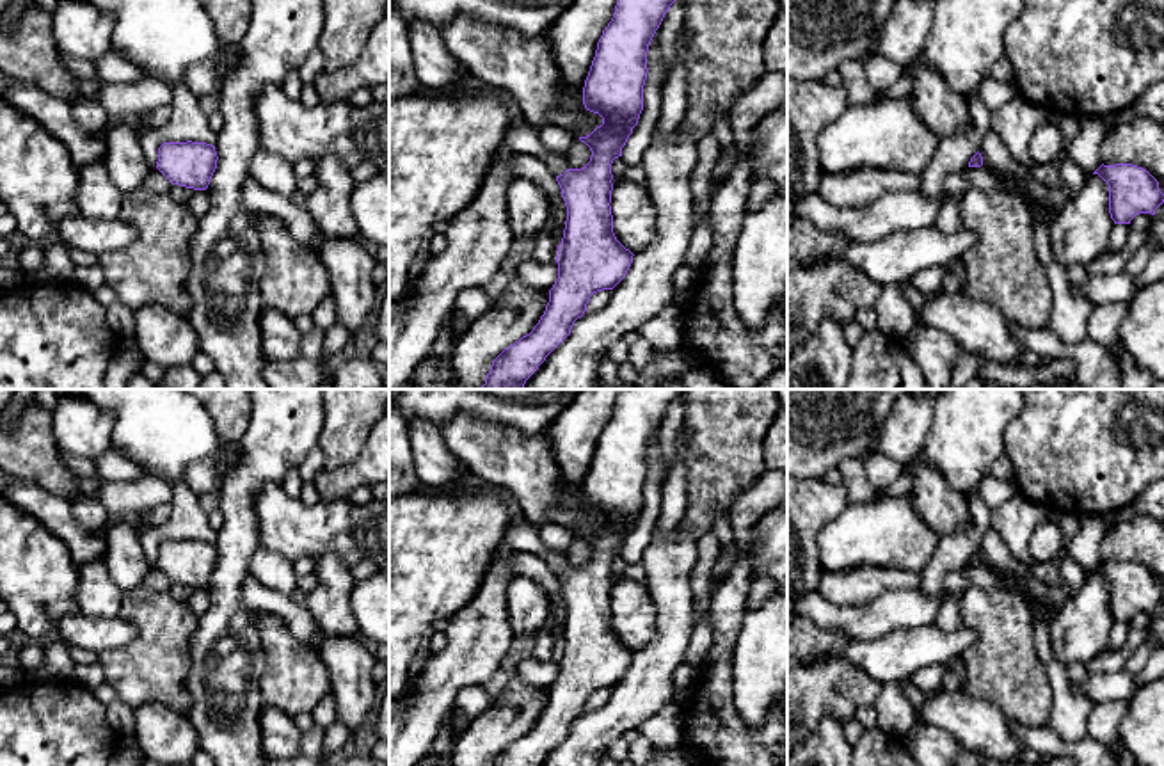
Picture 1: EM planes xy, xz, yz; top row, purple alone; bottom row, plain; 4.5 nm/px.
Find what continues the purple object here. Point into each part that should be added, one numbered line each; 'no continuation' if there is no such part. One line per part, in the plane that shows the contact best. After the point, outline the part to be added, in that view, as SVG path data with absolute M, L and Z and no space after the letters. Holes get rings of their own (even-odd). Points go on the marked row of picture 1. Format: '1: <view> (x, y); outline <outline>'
no continuation

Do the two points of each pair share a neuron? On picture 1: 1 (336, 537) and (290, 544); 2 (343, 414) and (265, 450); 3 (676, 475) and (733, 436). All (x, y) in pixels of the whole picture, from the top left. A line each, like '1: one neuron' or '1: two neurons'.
1: one neuron
2: two neurons
3: two neurons

